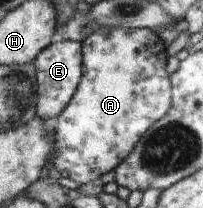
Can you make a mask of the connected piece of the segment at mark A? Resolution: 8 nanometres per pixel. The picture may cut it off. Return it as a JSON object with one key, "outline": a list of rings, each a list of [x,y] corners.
{"outline":[[[111,28],[92,32],[82,40],[83,46],[83,63],[84,63],[84,76],[83,80],[79,81],[79,86],[75,94],[71,97],[71,102],[63,109],[60,116],[57,117],[52,124],[56,134],[54,141],[56,142],[56,149],[54,150],[54,162],[52,167],[57,169],[57,172],[62,177],[71,179],[77,184],[87,184],[89,181],[95,181],[103,176],[110,170],[115,170],[116,166],[120,165],[121,161],[131,156],[132,150],[139,144],[144,133],[147,133],[149,128],[157,121],[162,119],[168,110],[172,108],[171,102],[171,83],[169,82],[169,74],[165,70],[167,66],[167,50],[165,44],[153,44],[155,42],[155,34],[151,29],[125,29],[125,28]]]}

